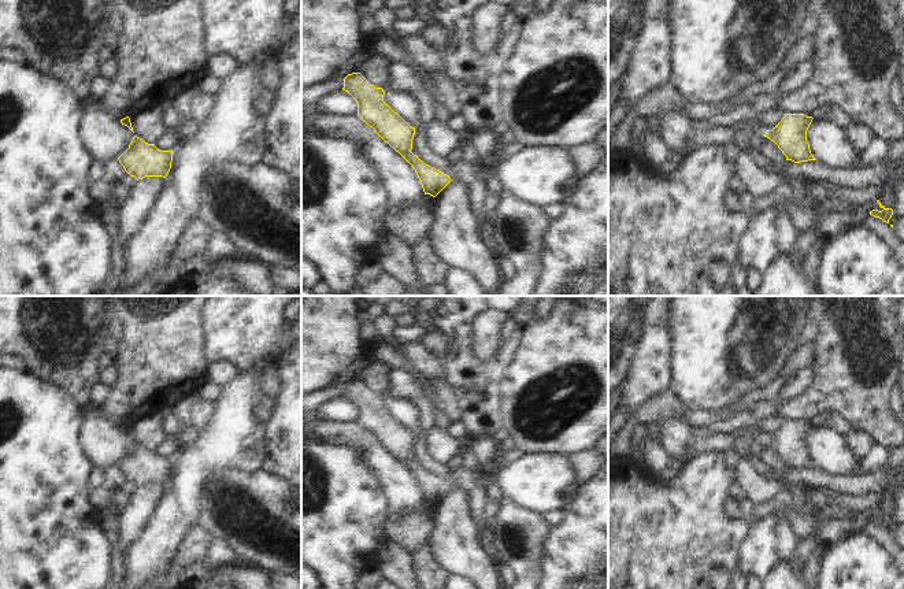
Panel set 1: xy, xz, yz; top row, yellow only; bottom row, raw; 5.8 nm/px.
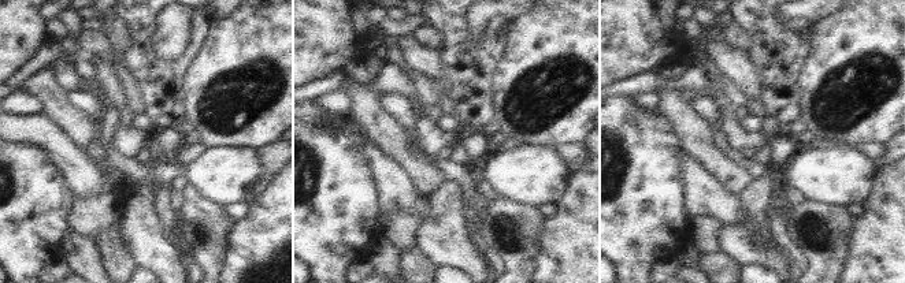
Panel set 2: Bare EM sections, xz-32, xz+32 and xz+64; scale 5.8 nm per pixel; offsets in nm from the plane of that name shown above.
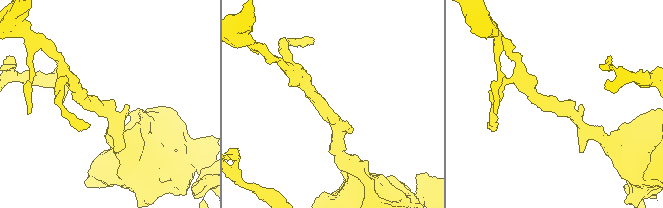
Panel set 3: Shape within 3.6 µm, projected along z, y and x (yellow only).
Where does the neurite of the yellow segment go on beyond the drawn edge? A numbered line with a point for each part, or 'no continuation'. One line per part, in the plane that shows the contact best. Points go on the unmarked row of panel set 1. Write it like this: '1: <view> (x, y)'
no continuation

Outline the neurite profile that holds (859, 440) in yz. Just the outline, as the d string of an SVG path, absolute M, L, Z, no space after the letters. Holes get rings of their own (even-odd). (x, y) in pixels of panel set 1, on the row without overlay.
M852 427L848 430L846 442L849 448L853 451L855 456L863 459L868 455L870 449L875 444L875 441L870 437L868 431L860 427Z

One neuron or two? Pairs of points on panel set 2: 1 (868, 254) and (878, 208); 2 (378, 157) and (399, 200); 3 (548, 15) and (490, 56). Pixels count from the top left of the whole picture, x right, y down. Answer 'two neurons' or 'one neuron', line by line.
1: one neuron
2: one neuron
3: two neurons

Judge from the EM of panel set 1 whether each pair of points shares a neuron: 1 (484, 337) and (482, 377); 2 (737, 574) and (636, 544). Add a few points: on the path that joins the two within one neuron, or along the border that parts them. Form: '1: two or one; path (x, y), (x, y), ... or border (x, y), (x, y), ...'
1: two; border (500, 333), (497, 349), (488, 359), (474, 356)
2: one; path (714, 548), (710, 544), (662, 544)

